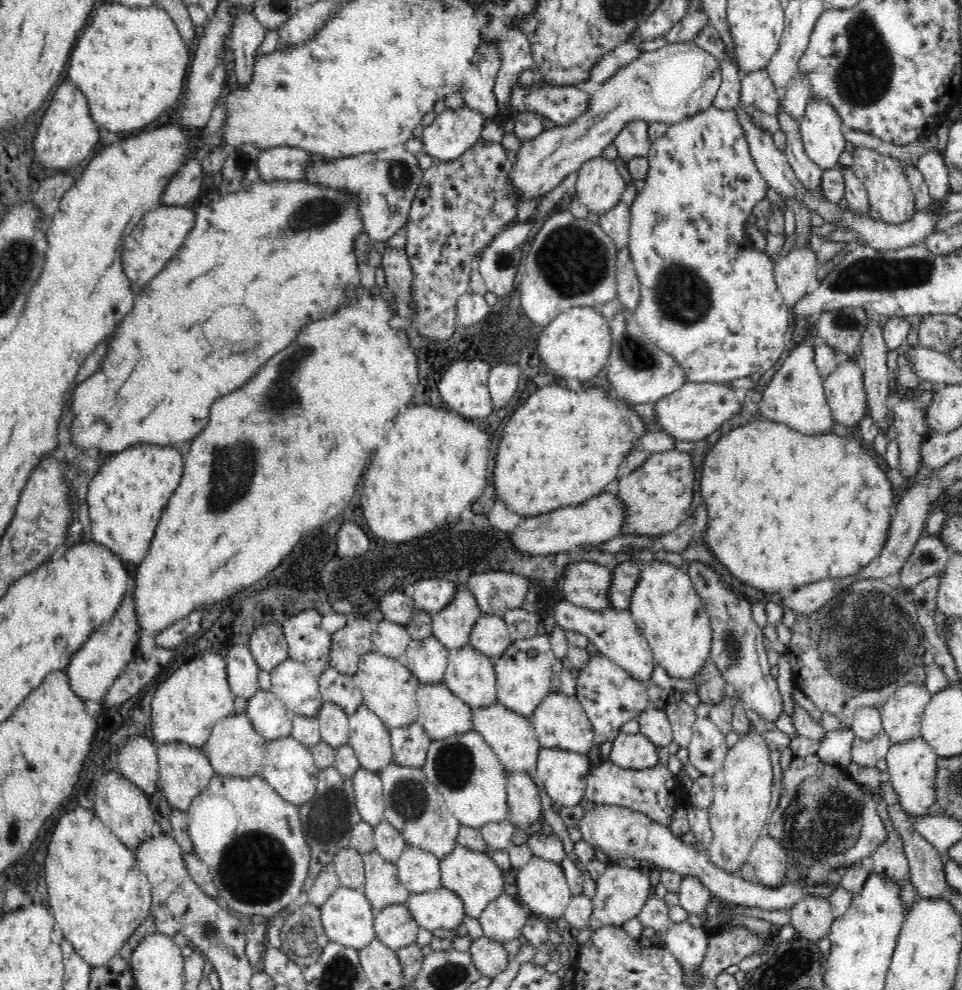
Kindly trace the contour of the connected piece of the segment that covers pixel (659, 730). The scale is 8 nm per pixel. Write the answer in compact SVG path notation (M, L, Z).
M649 707L638 716L640 732L657 747L667 747L673 739L673 730L665 710Z

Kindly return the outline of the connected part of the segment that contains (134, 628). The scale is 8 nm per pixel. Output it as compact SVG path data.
M133 582L128 586L126 594L118 612L112 616L108 623L99 626L88 640L70 657L67 667L64 669L68 675L70 688L76 696L82 700L92 700L100 704L107 690L124 667L138 653L139 626L135 613L135 600L133 600Z

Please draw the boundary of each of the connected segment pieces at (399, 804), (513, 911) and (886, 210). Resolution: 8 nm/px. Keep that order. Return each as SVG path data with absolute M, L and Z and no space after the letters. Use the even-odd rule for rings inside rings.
M396 762L378 772L383 786L385 821L397 828L408 846L444 859L456 848L460 822L449 812L442 795L419 768Z
M503 893L488 903L476 921L482 925L483 933L488 939L504 944L523 937L523 928L530 916L530 909L520 906L510 894Z
M856 146L851 153L853 163L850 167L856 178L866 187L871 208L880 214L884 222L890 224L902 224L911 220L917 213L916 201L914 201L914 192L907 181L905 168L912 165L912 162L878 154L866 146Z

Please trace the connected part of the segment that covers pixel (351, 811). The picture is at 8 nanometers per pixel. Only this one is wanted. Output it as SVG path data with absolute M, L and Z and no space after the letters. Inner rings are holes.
M333 766L321 769L317 778L316 794L308 804L299 809L299 816L305 840L311 849L309 874L303 887L303 891L308 892L315 884L325 864L333 863L334 856L340 850L349 847L350 832L358 822L361 822L355 804L353 777L340 774L340 771Z

